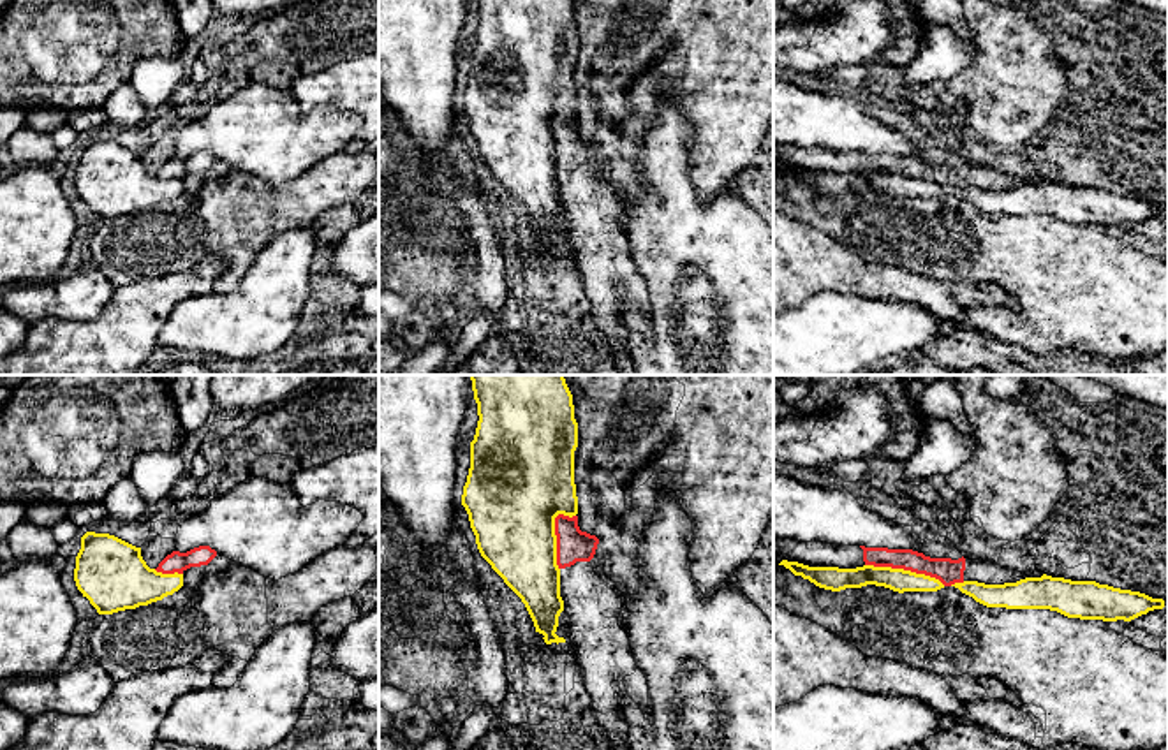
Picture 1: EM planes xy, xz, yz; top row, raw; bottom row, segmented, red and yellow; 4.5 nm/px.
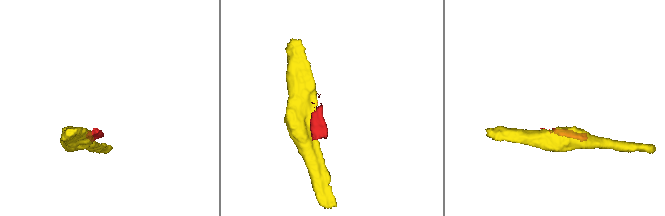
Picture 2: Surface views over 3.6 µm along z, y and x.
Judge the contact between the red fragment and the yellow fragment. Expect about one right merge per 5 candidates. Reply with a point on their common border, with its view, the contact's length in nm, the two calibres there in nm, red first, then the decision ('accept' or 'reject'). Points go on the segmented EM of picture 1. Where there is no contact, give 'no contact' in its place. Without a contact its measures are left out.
meets red in yz at (906, 569); contact 380 nm long; 120 nm thick on the red side, 110 nm on the other; reject

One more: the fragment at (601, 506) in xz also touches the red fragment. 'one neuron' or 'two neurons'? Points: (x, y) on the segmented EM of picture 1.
two neurons

